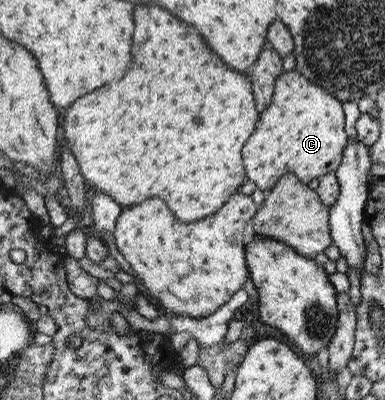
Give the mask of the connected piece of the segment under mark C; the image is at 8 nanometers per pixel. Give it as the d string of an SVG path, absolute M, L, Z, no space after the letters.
M297 72L281 74L274 82L271 104L267 106L251 136L241 150L245 181L267 192L280 176L291 172L299 182L307 184L313 178L333 173L341 162L343 146L347 142L344 132L342 103L321 86L307 81Z

